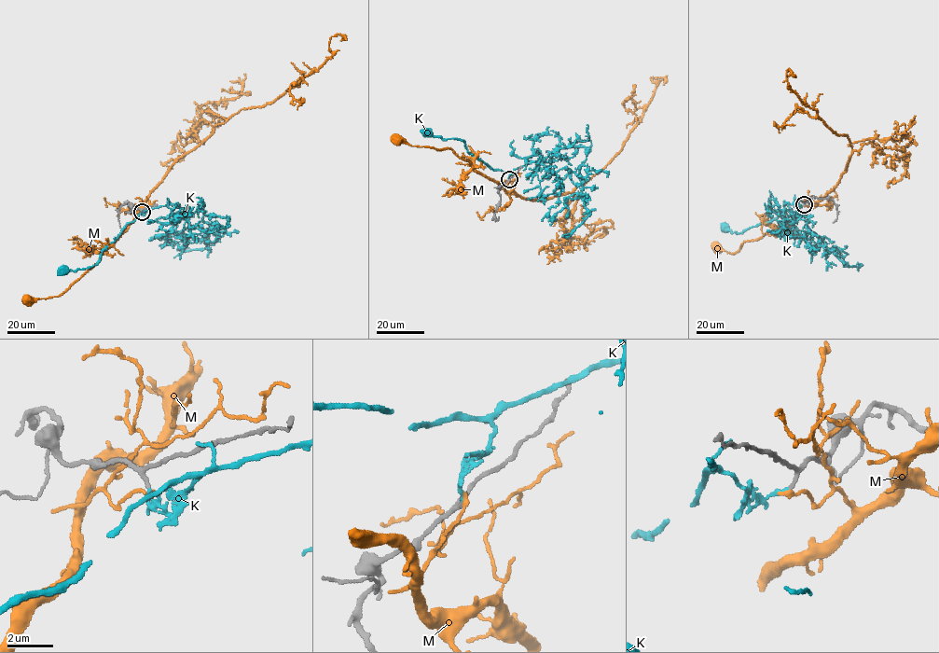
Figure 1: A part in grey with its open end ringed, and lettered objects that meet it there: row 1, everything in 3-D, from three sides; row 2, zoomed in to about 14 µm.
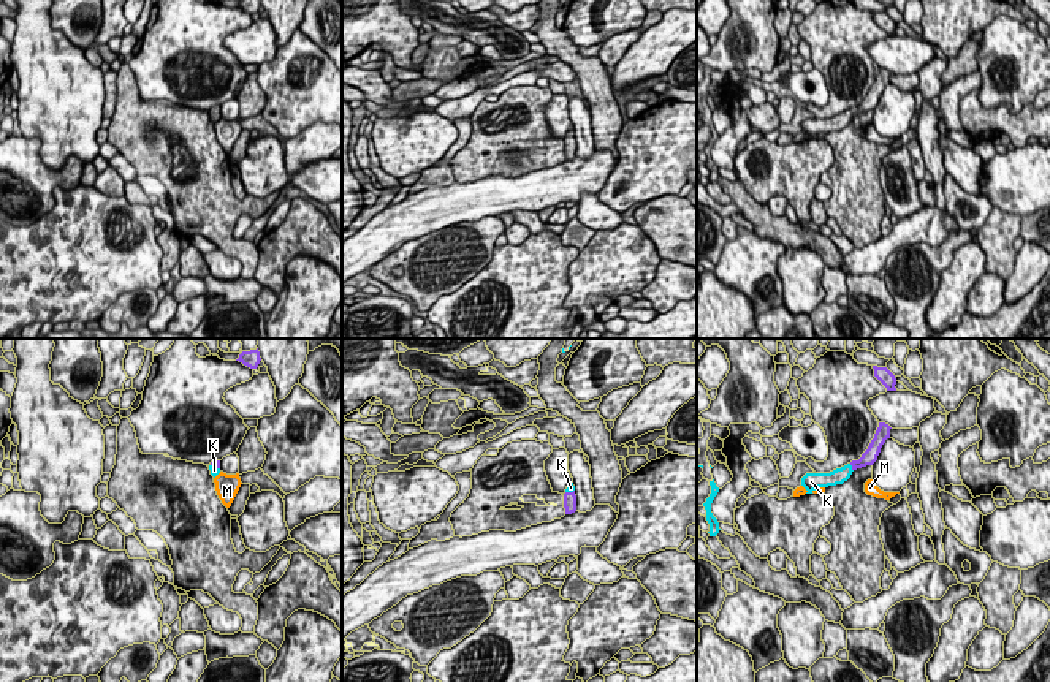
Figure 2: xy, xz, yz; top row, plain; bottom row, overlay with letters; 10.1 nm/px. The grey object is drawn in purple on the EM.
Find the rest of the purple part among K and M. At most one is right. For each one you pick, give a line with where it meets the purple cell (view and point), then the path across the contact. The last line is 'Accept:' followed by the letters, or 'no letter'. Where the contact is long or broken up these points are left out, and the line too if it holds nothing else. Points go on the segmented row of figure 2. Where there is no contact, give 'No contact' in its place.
K: Touches purple at yz (852, 467). Path across: yz (870, 456), (852, 467), (840, 475)
Accept: K

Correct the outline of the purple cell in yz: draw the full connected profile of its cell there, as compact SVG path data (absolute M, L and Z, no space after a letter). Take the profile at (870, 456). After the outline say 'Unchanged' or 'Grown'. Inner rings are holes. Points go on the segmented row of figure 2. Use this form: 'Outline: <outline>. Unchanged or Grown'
Outline: M879 422L874 438L858 460L852 460L830 473L806 473L801 478L801 486L808 491L806 494L812 494L819 487L843 484L850 478L854 470L873 465L877 460L882 445L890 438L890 429L892 427L888 424Z. Grown

